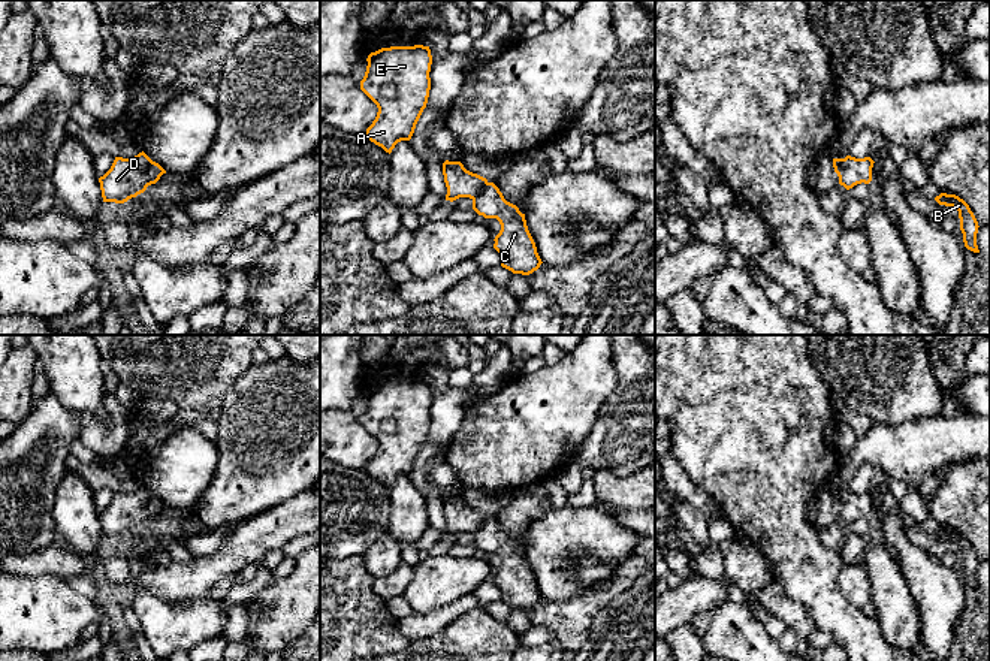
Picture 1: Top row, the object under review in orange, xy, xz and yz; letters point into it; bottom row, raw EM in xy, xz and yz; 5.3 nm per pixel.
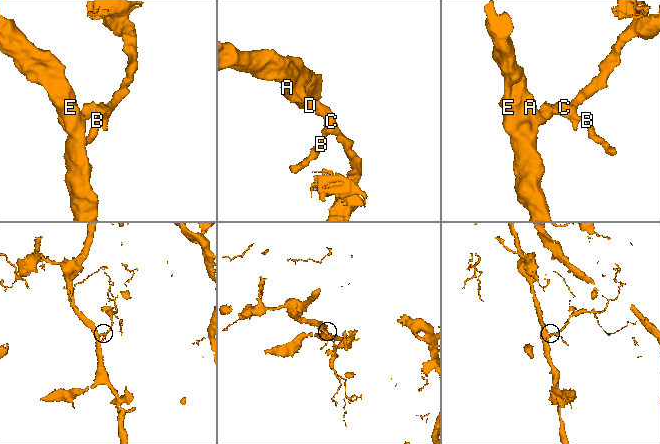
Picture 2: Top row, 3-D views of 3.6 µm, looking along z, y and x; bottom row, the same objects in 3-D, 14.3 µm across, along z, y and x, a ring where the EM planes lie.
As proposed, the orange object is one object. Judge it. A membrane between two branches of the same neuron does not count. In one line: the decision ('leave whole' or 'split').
split

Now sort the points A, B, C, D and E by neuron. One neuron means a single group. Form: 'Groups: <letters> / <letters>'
Groups: A D E / B C

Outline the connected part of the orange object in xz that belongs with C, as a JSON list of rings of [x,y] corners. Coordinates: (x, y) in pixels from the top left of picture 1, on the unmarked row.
[[[488,517],[480,528],[473,534],[473,544],[485,553],[496,553],[501,559],[499,568],[495,571],[494,583],[501,591],[501,601],[511,606],[513,609],[529,610],[540,603],[543,598],[535,577],[528,565],[525,549],[510,537],[507,537],[494,517]]]

